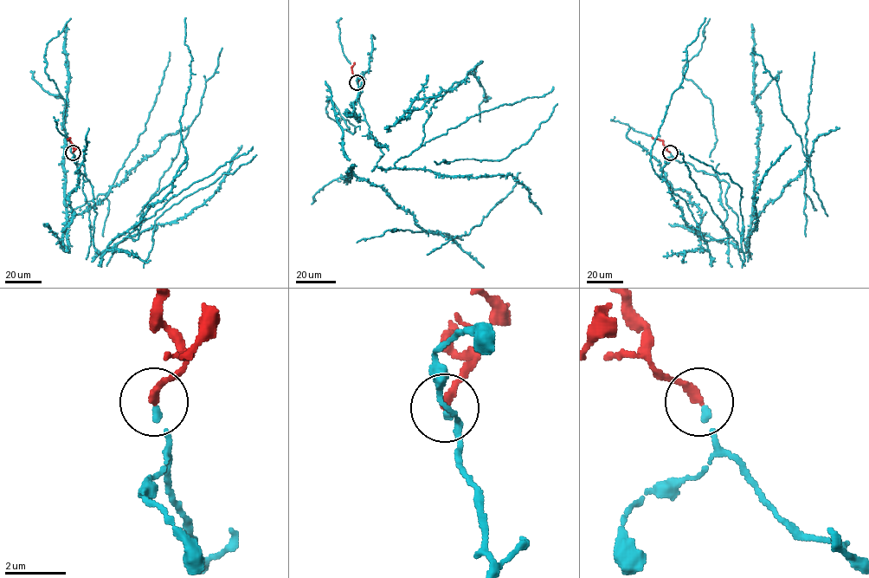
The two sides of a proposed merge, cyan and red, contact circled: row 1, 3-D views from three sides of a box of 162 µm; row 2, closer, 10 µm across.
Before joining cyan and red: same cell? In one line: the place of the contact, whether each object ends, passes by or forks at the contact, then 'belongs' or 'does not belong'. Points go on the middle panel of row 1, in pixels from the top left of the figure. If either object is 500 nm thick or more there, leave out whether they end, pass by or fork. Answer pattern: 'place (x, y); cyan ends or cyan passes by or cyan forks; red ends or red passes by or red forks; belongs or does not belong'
place (357, 82); cyan ends; red ends; belongs

